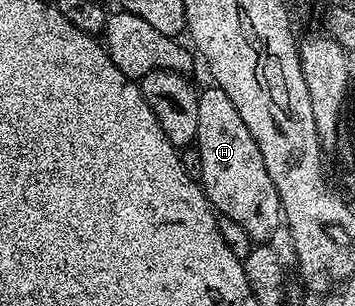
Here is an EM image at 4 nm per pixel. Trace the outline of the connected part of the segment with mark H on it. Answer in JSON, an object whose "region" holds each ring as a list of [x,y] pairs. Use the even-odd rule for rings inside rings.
{"region":[[[208,85],[207,88],[199,91],[197,133],[194,146],[199,152],[197,179],[216,212],[224,219],[237,221],[237,225],[241,225],[241,229],[245,229],[245,233],[249,233],[252,244],[263,245],[271,241],[275,230],[278,227],[280,230],[283,206],[279,200],[277,189],[273,185],[273,177],[269,177],[269,169],[265,169],[261,149],[257,149],[257,141],[253,141],[253,133],[249,133],[245,121],[241,121],[241,113],[237,113],[233,101],[229,101],[229,93],[225,93],[225,89]]]}

